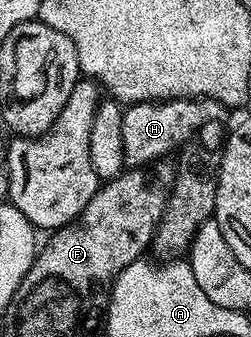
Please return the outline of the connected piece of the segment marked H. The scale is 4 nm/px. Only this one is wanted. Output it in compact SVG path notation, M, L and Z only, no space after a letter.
M170 99L151 103L133 103L122 117L122 145L125 164L140 169L168 157L172 150L183 148L195 131L207 123L216 123L226 115L226 108L213 99Z

